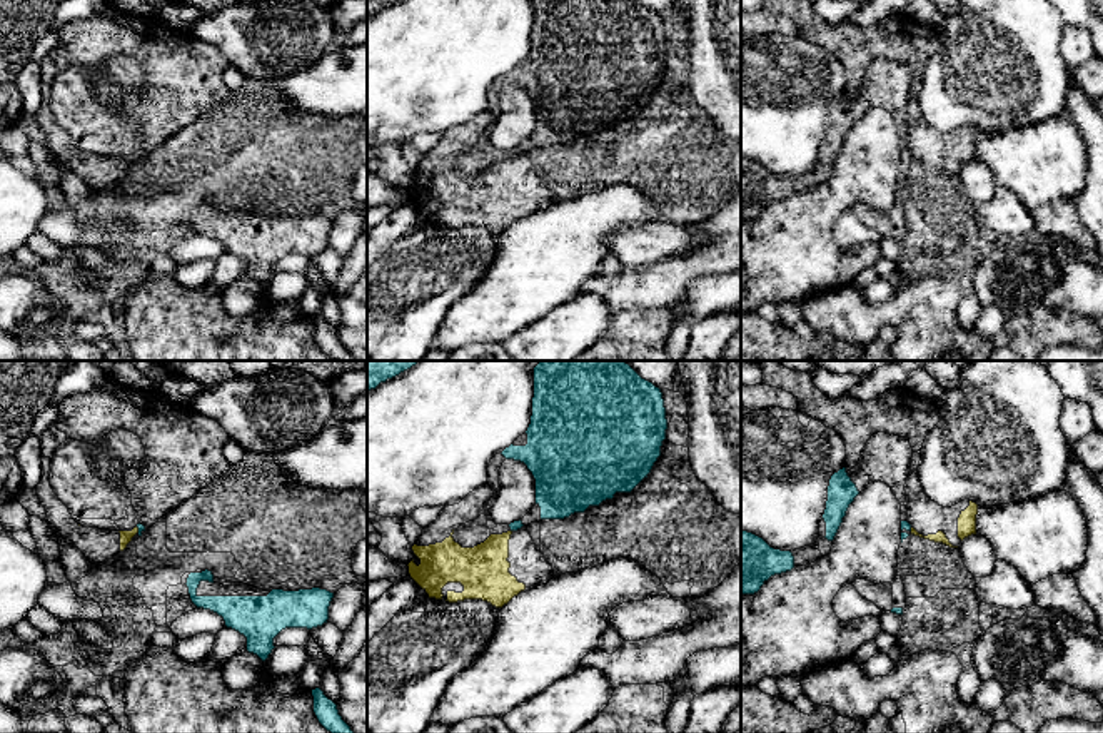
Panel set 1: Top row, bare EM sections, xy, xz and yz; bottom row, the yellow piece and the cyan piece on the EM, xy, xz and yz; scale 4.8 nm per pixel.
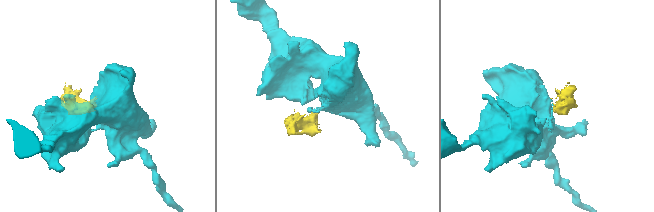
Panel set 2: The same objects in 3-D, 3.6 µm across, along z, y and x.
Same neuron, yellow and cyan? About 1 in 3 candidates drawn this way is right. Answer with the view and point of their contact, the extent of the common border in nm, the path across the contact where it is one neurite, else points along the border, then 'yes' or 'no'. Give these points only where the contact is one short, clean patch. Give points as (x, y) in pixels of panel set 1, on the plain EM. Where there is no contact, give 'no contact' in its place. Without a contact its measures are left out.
meets yellow in xy at (137, 156); contact 40 nm long; border along xy (135, 152), (139, 157); no

